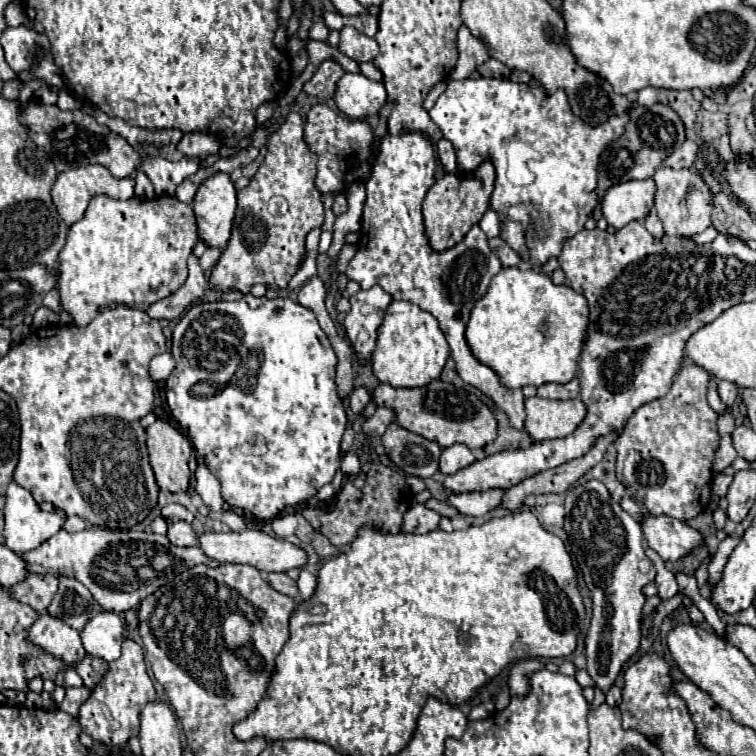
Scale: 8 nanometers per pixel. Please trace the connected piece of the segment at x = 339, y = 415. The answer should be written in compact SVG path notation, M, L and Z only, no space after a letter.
M241 298L237 302L223 302L223 300L197 302L185 312L185 316L173 328L171 354L177 362L177 366L175 366L173 374L167 378L165 398L171 408L171 414L175 416L175 420L183 428L183 432L191 438L195 452L205 458L209 470L221 482L223 500L235 508L251 512L259 520L271 520L281 514L285 506L299 506L303 502L309 502L321 486L325 486L325 484L329 484L329 480L333 480L333 474L339 468L339 444L341 444L341 436L347 428L347 416L345 416L345 408L337 394L337 384L335 384L337 356L335 356L325 332L321 330L313 310L293 302L291 298L275 298L275 300L263 298L263 306L259 306L259 308L251 308L247 304L247 300L257 300L257 298Z

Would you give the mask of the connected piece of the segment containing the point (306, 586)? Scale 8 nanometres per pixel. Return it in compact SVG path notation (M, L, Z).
M301 570L301 576L297 580L297 586L299 586L299 596L297 600L307 600L311 594L313 594L313 588L317 586L317 578L309 572L309 570Z

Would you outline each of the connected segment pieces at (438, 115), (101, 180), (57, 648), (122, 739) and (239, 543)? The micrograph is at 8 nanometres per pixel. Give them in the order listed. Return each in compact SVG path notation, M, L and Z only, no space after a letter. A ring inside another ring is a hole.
M483 76L465 80L447 78L445 82L447 88L429 110L429 116L443 132L443 138L455 148L457 174L475 172L479 164L491 160L497 176L489 206L499 216L499 236L531 266L543 266L549 258L557 258L565 242L585 228L587 218L595 210L599 202L595 192L599 156L611 142L623 136L631 110L615 114L607 122L595 126L573 114L565 90L547 94L543 86ZM513 138L529 144L541 154L541 162L533 162L533 174L539 182L535 180L531 186L515 186L507 178L507 144ZM529 188L537 188L537 194L563 194L559 212L545 212L531 200ZM521 206L525 208L531 228L521 222Z
M89 164L89 166L71 168L71 170L61 172L57 176L55 184L53 184L51 198L53 198L53 204L55 204L57 212L59 212L59 216L63 218L63 222L67 226L71 226L71 224L75 224L83 216L89 200L95 194L109 194L111 198L117 198L117 200L129 200L129 198L133 198L133 188L135 188L135 180L131 176L129 178L115 178L101 164Z
M43 612L37 616L35 624L29 630L29 638L33 644L45 648L49 654L63 658L65 662L75 662L85 656L83 644L79 640L79 632L69 628L63 620Z
M125 640L121 656L109 666L111 670L105 674L105 680L101 680L101 684L97 684L97 688L91 692L89 700L81 706L77 720L83 732L87 732L93 740L99 740L107 746L125 746L131 736L137 736L139 712L149 700L155 698L155 688L147 676L143 650L133 640Z
M207 530L199 534L199 548L205 552L205 556L213 560L231 562L231 564L249 564L249 566L255 566L263 574L301 568L305 566L305 560L307 560L307 554L301 548L297 548L291 542L269 536L263 530L245 530L245 532L209 532Z

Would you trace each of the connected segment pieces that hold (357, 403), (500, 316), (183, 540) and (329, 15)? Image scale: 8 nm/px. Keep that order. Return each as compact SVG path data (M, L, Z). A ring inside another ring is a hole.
M363 386L355 388L355 390L349 394L349 406L351 406L351 410L353 410L355 414L361 414L363 408L365 408L365 404L367 404L369 400L371 400L371 394L369 394Z
M503 268L491 278L483 298L475 302L465 338L473 356L489 366L505 388L547 382L567 384L577 376L587 322L589 306L585 296L565 284L555 286L547 274Z
M179 520L179 522L171 522L169 530L167 530L167 540L175 546L197 546L197 534L191 528L191 524Z
M322 10L323 22L325 22L325 26L329 28L329 30L341 30L345 24L349 24L341 14L335 13L335 11L326 11Z

